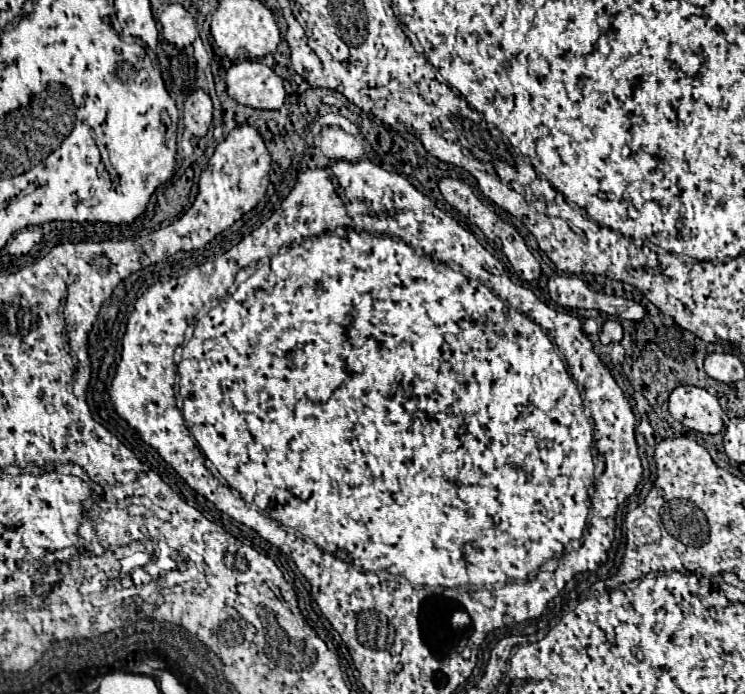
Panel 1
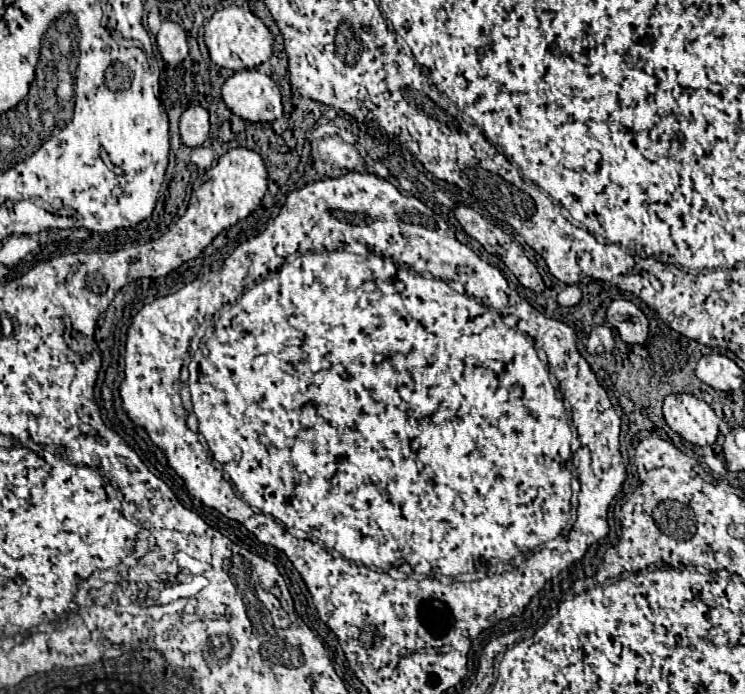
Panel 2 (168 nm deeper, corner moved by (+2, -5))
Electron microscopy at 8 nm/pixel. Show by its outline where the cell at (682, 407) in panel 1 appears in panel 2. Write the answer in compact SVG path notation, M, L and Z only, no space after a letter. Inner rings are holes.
M669 394L663 402L663 416L669 428L691 444L707 446L717 440L719 420L705 400L691 394Z

